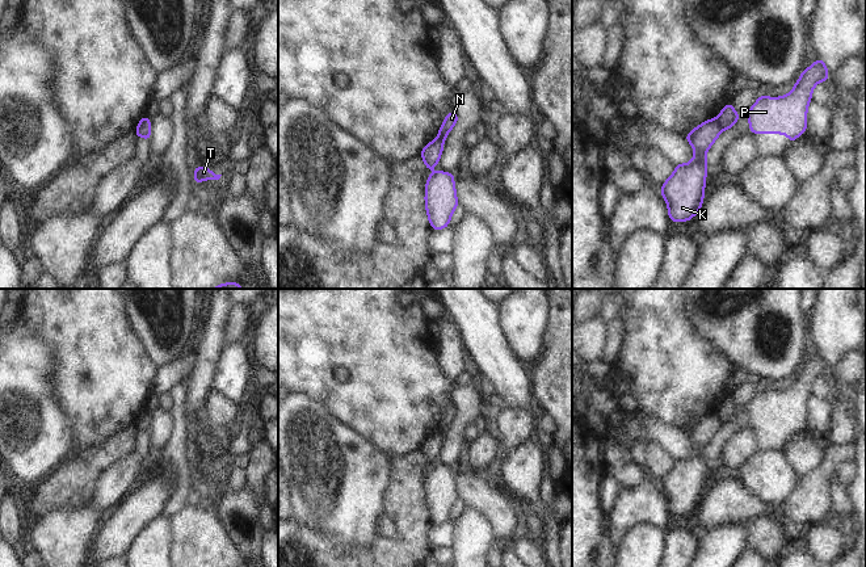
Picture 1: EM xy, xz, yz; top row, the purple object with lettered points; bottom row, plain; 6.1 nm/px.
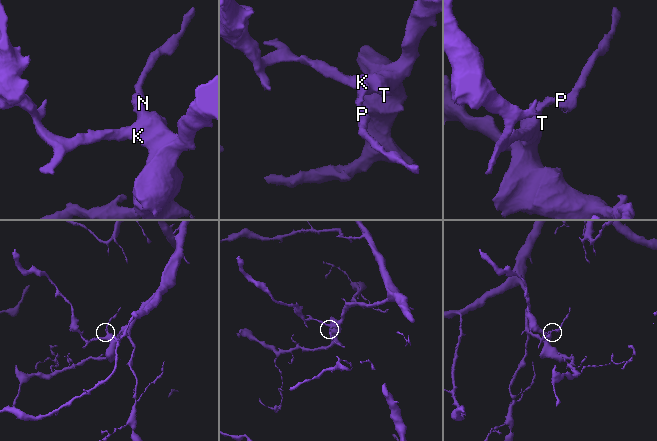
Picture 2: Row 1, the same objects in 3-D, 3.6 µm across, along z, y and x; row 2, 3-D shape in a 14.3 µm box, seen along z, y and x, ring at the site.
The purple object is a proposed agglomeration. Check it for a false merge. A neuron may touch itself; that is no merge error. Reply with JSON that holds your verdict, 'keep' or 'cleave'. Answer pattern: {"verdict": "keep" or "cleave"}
{"verdict": "cleave"}

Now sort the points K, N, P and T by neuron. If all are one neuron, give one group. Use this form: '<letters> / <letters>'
K N T / P

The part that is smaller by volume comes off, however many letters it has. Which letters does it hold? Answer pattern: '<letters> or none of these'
P

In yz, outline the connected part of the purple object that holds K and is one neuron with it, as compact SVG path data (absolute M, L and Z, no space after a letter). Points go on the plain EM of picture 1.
M712 412L685 429L685 433L695 445L693 454L676 459L673 469L660 482L672 516L690 514L703 500L707 467L706 448L720 425L718 413Z

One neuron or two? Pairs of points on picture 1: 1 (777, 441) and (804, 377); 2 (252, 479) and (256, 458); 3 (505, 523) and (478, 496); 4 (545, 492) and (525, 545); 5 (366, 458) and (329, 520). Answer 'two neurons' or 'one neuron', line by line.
1: one neuron
2: one neuron
3: one neuron
4: two neurons
5: one neuron

